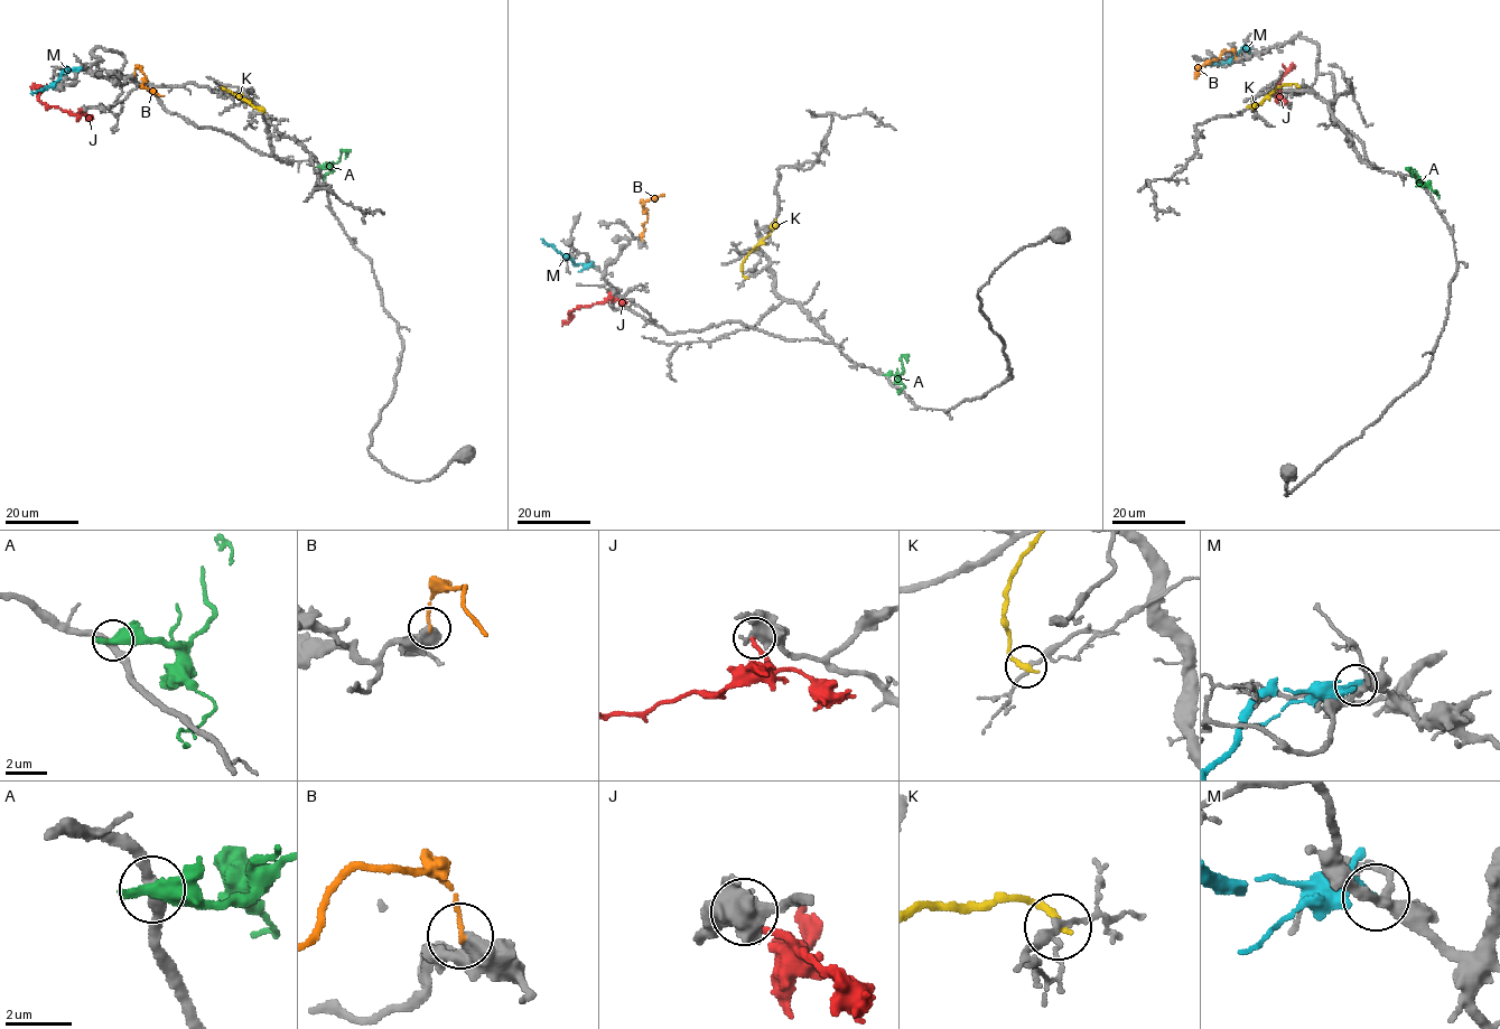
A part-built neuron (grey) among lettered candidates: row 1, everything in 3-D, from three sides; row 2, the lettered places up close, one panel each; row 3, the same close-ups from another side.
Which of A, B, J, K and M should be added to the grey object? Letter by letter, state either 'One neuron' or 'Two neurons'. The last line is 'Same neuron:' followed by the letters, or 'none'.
A: Two neurons
B: Two neurons
J: Two neurons
K: Two neurons
M: Two neurons
Same neuron: none

